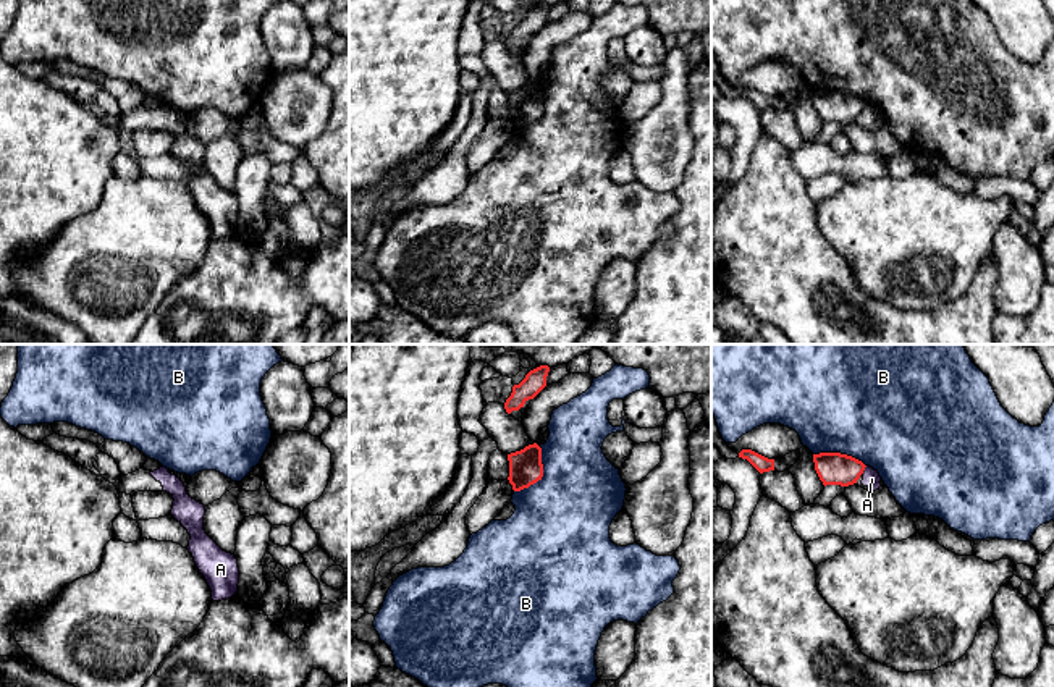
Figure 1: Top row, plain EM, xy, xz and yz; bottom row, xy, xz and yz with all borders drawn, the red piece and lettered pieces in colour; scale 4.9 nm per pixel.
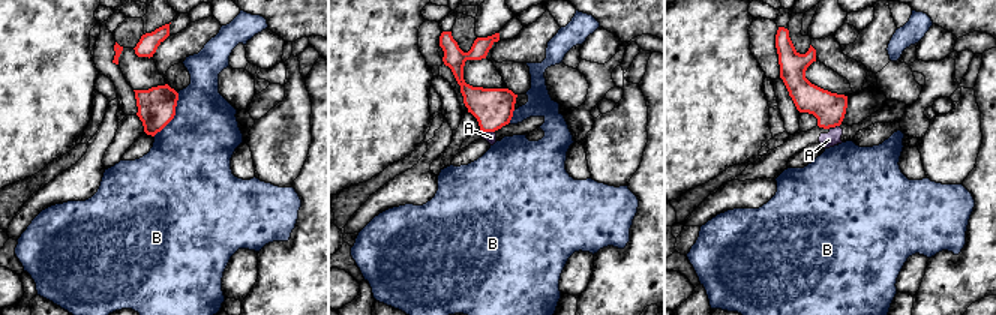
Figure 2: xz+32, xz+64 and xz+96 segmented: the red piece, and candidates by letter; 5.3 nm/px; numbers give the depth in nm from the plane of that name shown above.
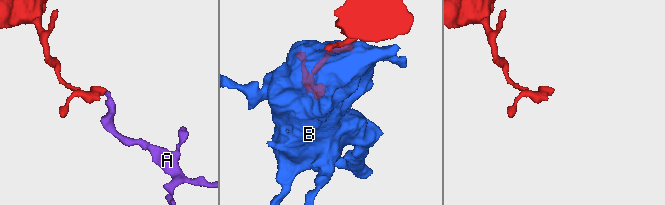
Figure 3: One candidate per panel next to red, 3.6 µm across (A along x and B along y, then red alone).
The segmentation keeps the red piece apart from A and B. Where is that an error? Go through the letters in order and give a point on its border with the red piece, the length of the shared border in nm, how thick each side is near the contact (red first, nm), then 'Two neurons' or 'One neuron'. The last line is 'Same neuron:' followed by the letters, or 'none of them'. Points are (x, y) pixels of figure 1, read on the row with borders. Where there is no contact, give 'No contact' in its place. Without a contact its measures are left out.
A: Touches red at yz (864, 469). Shared border 60 nm. Thickness 160 nm (red) against 90 nm. Two neurons
B: Touches red at xz (542, 474). Shared border 280 nm. Thickness 170 nm (red) against 460 nm. Two neurons
Same neuron: none of them

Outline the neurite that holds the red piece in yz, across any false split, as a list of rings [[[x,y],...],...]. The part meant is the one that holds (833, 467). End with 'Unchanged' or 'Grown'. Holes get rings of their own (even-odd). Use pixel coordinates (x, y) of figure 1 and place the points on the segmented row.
[[[841,453],[813,454],[815,470],[823,485],[849,487],[857,483],[865,470],[865,464],[852,456]]]. Unchanged

